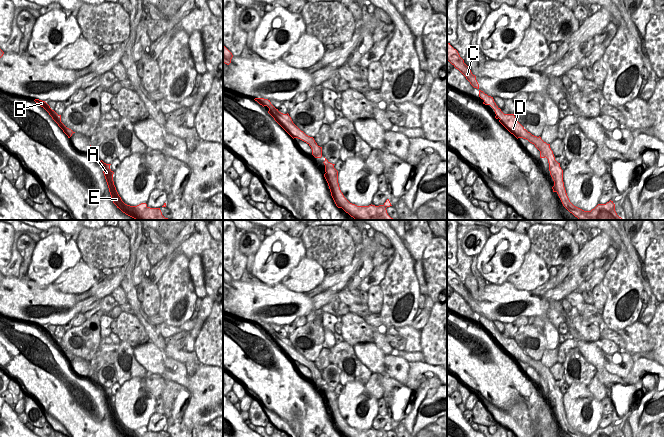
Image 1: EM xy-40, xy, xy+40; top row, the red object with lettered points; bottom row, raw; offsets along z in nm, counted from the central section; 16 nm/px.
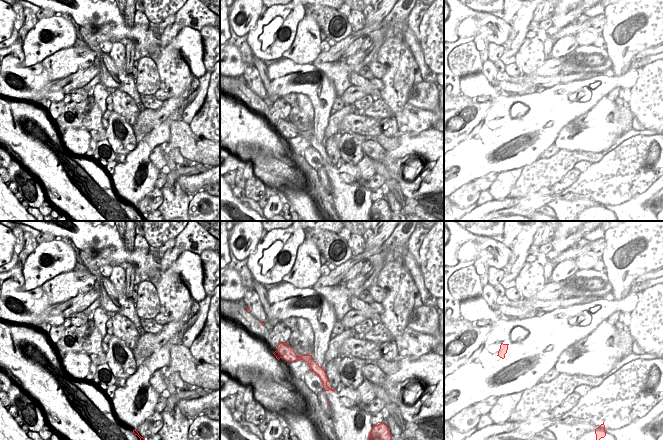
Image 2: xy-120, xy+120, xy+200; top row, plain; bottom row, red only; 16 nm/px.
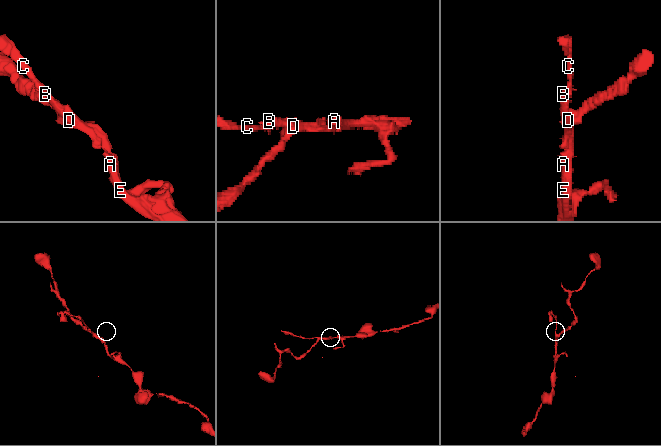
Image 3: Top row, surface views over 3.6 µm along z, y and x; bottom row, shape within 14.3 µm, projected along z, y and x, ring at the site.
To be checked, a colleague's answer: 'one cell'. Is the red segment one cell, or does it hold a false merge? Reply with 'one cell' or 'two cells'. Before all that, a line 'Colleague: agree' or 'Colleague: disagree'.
Colleague: disagree
two cells

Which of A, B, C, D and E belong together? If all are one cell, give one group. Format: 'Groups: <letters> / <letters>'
Groups: A D E / B C

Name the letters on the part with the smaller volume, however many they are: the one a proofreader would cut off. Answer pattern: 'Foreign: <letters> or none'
Foreign: B, C

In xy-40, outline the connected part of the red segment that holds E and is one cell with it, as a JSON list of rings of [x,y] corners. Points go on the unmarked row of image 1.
[[[101,384],[99,389],[103,394],[112,425],[123,437],[162,437],[160,432],[150,432],[146,427],[141,427],[137,430],[130,430],[125,428],[119,420],[114,409],[114,396],[110,393],[111,388],[106,388]]]

